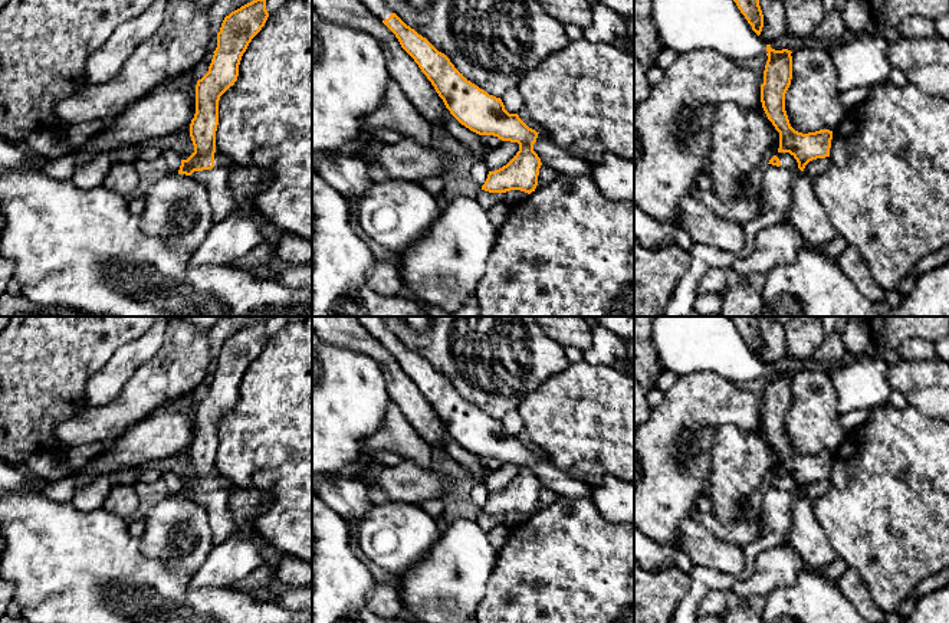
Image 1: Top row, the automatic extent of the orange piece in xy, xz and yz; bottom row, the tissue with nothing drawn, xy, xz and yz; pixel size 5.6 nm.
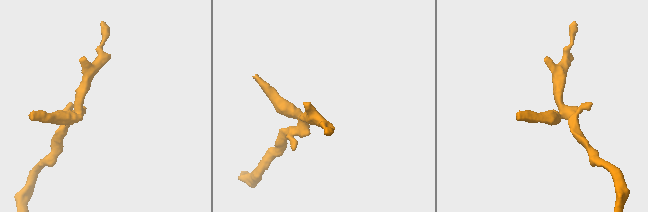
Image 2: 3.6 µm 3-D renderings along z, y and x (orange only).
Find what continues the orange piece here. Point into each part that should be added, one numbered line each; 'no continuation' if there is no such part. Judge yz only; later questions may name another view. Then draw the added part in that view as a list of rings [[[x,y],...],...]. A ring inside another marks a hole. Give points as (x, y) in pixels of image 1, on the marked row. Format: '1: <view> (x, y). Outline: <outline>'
no continuation

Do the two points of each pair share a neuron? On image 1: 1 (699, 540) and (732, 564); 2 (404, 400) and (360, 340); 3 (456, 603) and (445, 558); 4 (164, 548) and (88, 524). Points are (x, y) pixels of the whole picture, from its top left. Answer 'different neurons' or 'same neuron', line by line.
1: same neuron
2: same neuron
3: same neuron
4: different neurons

